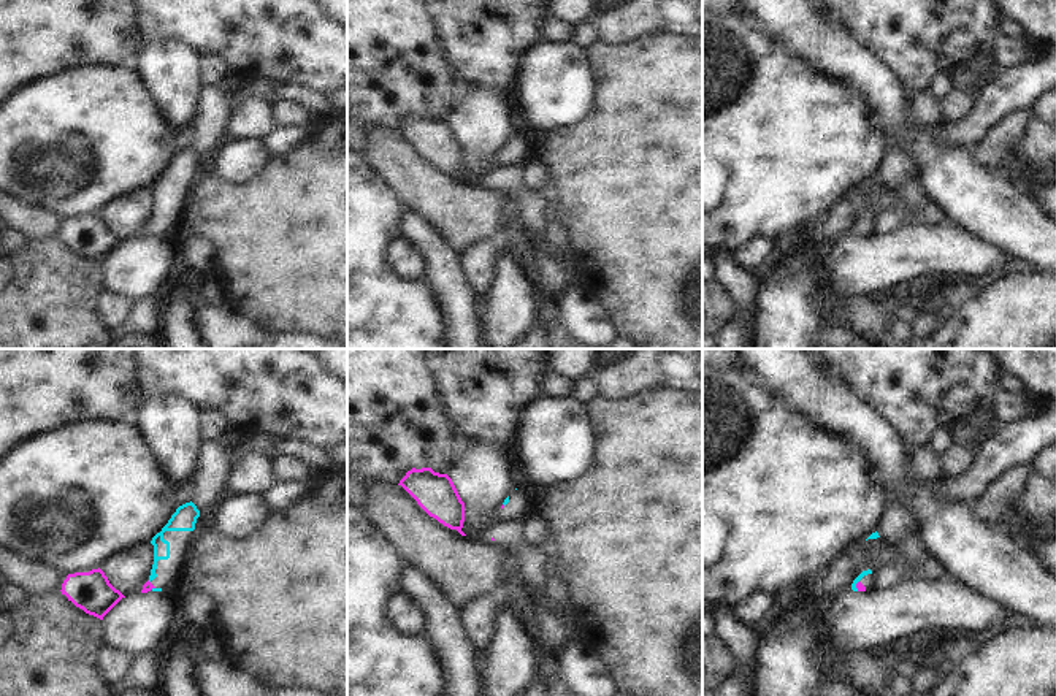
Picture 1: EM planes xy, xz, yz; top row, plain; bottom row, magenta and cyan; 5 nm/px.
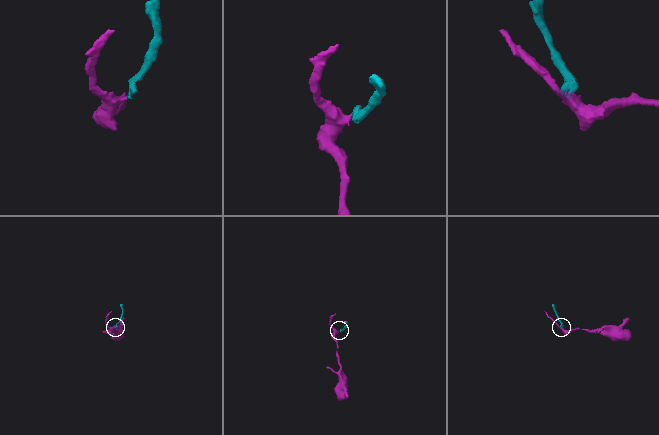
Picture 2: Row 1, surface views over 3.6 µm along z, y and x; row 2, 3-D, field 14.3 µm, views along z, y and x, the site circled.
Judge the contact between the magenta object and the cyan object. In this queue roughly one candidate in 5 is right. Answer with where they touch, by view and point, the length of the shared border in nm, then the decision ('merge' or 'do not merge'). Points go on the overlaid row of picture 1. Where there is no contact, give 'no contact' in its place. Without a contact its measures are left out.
contact yz (857, 585); length 60 nm; merge

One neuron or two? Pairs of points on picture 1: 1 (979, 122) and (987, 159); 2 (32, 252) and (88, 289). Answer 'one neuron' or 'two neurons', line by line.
1: two neurons
2: one neuron

